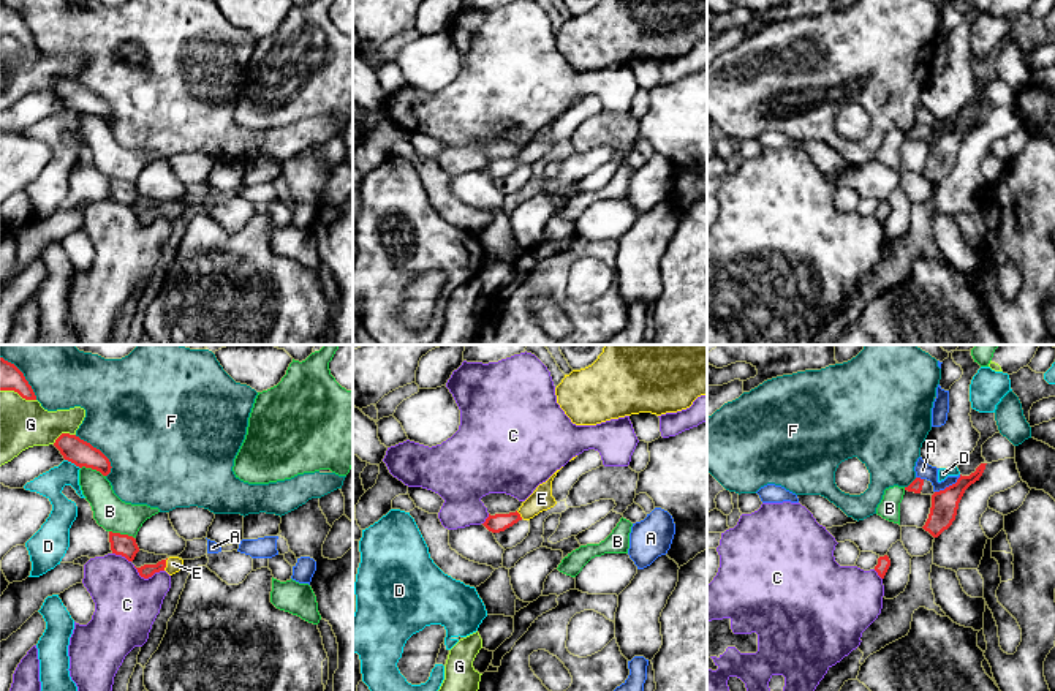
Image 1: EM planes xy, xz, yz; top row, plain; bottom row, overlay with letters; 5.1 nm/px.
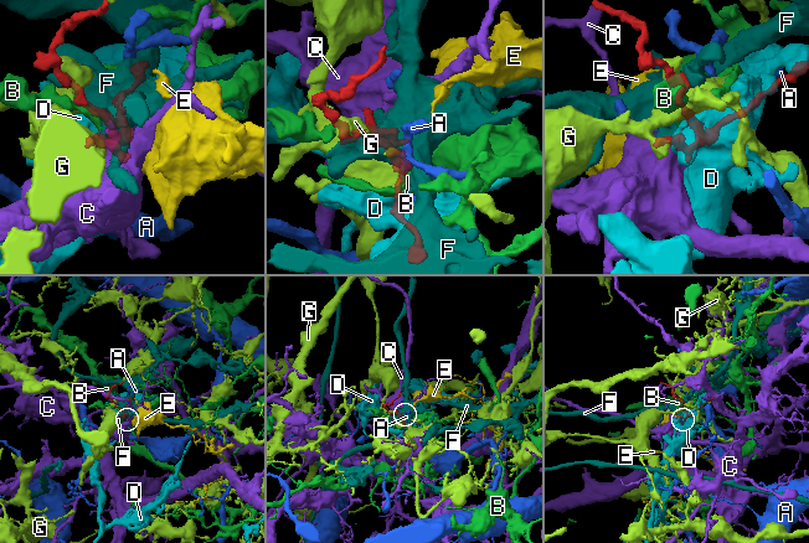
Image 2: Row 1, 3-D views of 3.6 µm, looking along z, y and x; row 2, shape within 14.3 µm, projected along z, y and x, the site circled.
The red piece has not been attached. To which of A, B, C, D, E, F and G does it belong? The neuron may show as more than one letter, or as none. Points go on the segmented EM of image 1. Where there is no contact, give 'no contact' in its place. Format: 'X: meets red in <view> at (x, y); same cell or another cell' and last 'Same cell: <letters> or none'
A: meets red in yz at (949, 486); another cell
B: meets red in xy at (94, 468); another cell
C: meets red in xy at (147, 577); another cell
D: meets red in xy at (73, 462); another cell
E: meets red in xy at (165, 565); same cell
F: meets red in xy at (100, 451); another cell
G: meets red in xy at (64, 434); another cell
Same cell: E

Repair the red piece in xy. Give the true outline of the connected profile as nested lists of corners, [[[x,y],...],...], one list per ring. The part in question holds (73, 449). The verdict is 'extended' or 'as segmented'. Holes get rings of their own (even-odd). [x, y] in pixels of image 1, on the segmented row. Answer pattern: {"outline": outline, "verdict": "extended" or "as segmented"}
{"outline": [[[62,433],[54,446],[60,451],[65,460],[74,463],[76,466],[92,468],[100,471],[103,476],[111,473],[109,459],[90,443],[81,440],[76,435]]], "verdict": "as segmented"}

